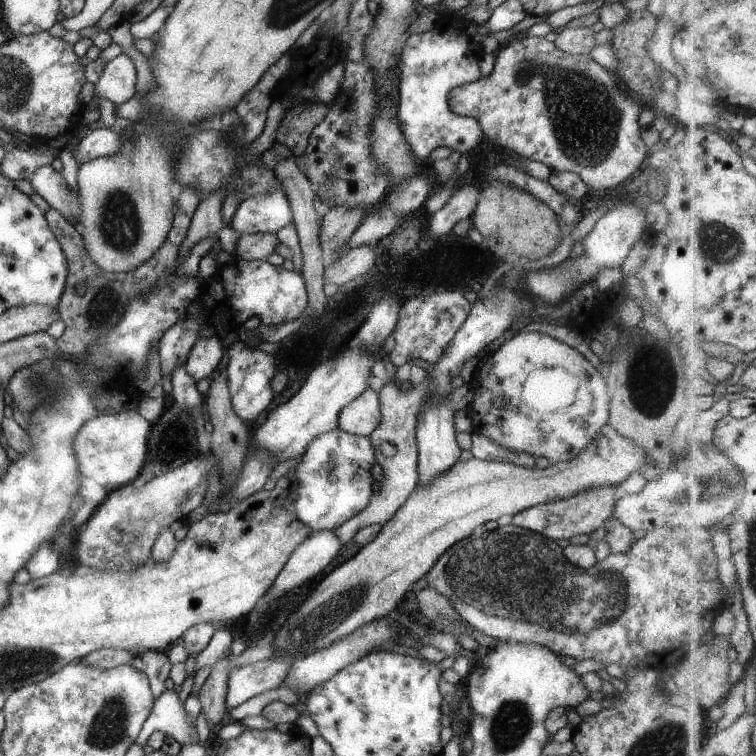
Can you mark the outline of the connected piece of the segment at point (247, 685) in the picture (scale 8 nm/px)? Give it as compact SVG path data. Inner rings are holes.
M263 659L231 669L226 682L227 710L260 692L279 687L289 669L287 663L273 659Z

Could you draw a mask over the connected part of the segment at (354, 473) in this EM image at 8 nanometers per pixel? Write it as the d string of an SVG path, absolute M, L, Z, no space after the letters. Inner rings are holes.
M337 428L316 436L300 456L296 466L298 472L298 489L296 504L293 505L296 517L307 525L311 531L329 531L344 523L367 506L376 482L369 469L376 462L369 437L352 435Z

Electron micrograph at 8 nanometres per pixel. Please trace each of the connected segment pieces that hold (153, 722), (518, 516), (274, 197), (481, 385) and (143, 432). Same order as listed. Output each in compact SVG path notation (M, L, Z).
M164 688L163 692L154 698L151 712L143 722L135 743L143 745L154 730L159 730L165 736L171 736L180 745L198 743L195 728L185 718L183 703L179 702L173 689Z
M598 486L585 489L568 497L536 504L517 511L510 524L543 535L545 538L563 540L576 534L587 534L601 526L605 519L609 519L614 507L613 492L616 486Z
M278 180L272 191L241 201L228 222L240 235L274 233L287 224L292 224L292 212Z
M523 332L521 334L515 334L510 340L505 341L505 343L499 346L499 348L494 352L485 353L481 359L479 359L477 370L475 370L475 374L471 376L471 380L469 380L467 384L472 390L473 398L464 409L466 410L467 418L470 420L472 433L483 435L490 441L499 444L499 446L503 446L504 449L517 451L518 453L527 453L533 458L543 456L547 458L550 463L570 461L572 458L575 458L576 455L585 448L585 445L595 438L599 429L609 418L608 406L610 394L604 377L601 376L599 371L597 371L597 369L595 369L576 349L573 349L562 341L560 342L554 337L549 337L543 333Z
M123 411L115 414L97 414L87 419L74 434L73 450L78 462L78 472L83 478L91 478L105 486L114 484L120 487L132 481L147 456L147 436L149 423L135 411Z

